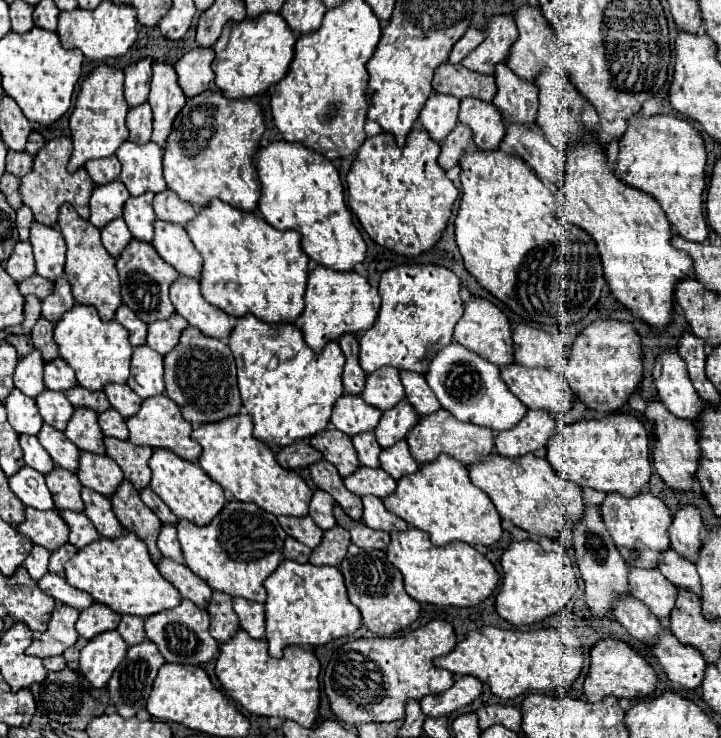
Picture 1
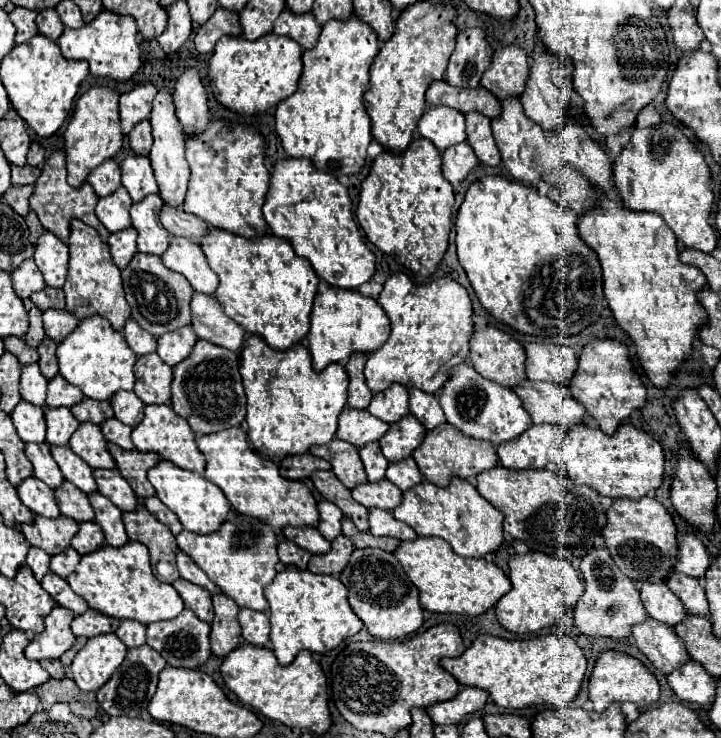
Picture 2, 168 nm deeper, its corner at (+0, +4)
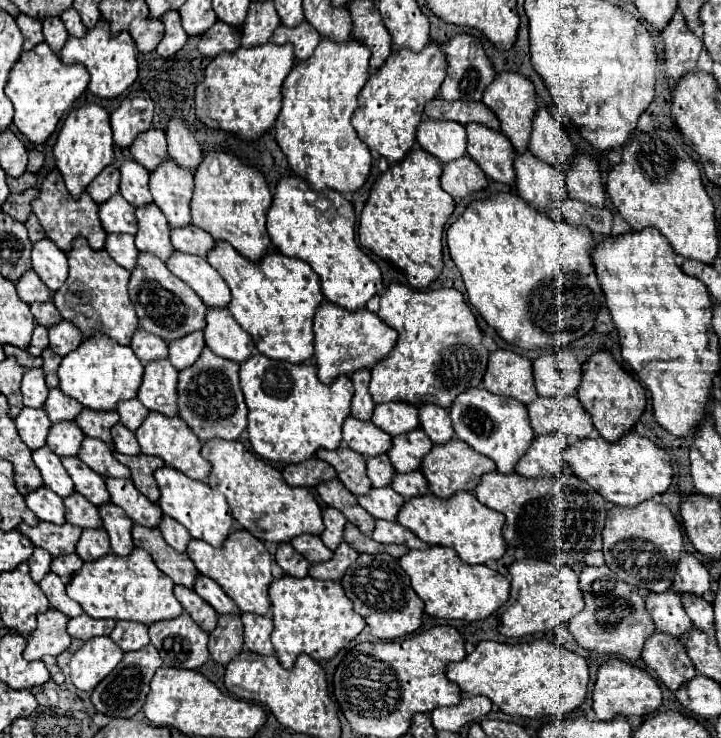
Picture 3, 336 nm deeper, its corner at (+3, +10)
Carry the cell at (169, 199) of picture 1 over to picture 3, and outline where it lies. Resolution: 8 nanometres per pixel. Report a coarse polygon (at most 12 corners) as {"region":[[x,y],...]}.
{"region":[[195,225],[171,229],[177,251],[207,257],[215,239]]}

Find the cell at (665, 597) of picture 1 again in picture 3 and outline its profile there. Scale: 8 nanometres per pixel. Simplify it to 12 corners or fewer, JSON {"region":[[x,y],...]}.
{"region":[[673,591],[651,593],[649,615],[659,633],[679,639],[693,623]]}

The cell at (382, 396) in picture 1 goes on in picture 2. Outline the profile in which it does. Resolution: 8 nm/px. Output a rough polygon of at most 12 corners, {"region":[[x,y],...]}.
{"region":[[406,387],[374,393],[368,411],[386,423],[408,415]]}

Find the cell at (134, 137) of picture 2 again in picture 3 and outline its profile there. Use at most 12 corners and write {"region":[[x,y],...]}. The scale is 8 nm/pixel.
{"region":[[165,133],[137,137],[131,155],[153,173],[167,155]]}

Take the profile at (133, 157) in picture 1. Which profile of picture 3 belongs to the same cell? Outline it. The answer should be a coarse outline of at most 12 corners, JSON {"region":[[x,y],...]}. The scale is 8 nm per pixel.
{"region":[[137,161],[121,165],[121,195],[133,207],[153,203],[149,171]]}

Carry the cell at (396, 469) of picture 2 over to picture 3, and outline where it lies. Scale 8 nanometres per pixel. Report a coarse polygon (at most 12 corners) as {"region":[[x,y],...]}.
{"region":[[397,473],[391,487],[405,499],[429,493],[423,473]]}

